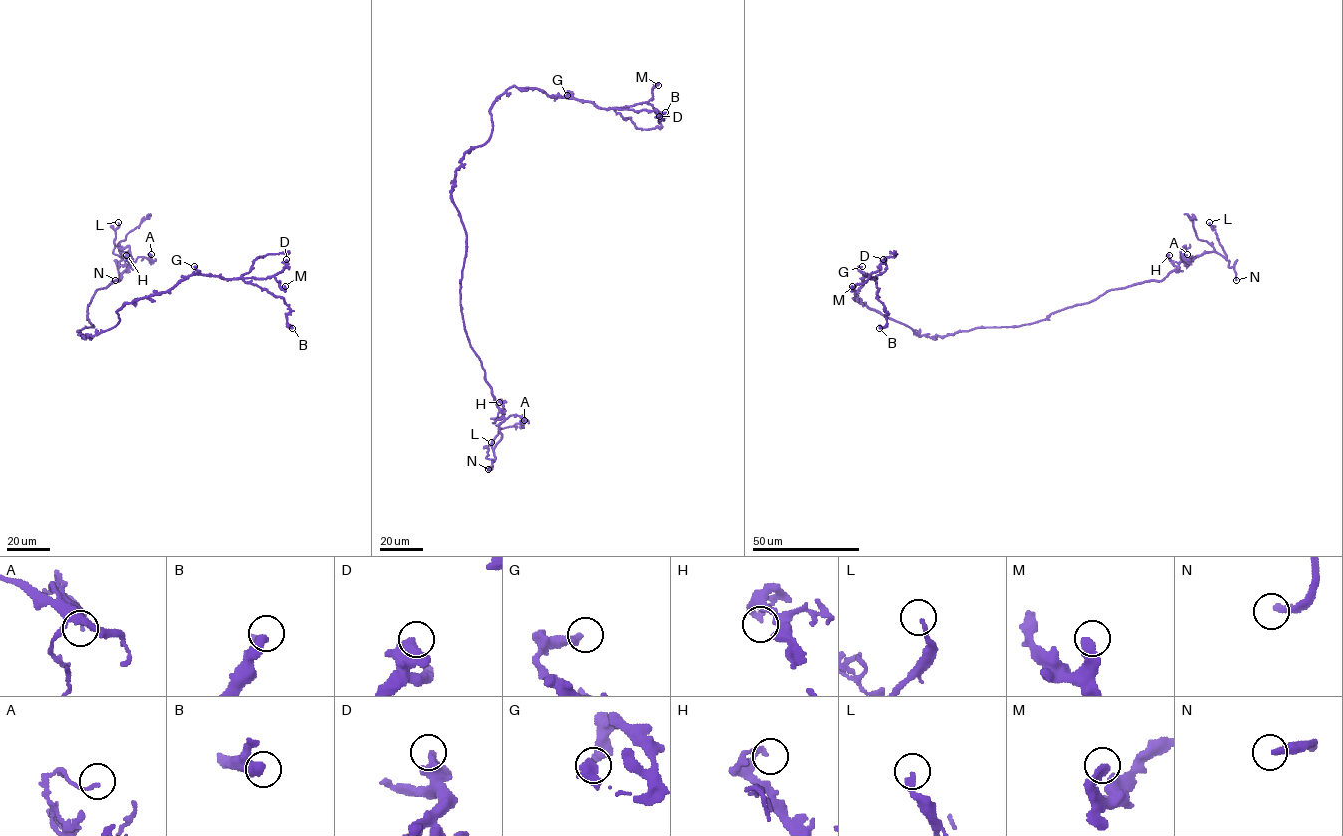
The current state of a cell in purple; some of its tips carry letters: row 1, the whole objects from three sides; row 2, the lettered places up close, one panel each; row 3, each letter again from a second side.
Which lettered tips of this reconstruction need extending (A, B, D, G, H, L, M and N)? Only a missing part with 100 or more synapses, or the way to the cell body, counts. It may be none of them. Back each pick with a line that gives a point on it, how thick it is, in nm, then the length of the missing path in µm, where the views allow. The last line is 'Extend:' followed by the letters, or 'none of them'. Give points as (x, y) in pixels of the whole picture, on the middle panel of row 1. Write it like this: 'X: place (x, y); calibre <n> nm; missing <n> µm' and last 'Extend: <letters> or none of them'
N: place (488, 469); calibre 280 nm; missing 30 µm
Extend: N

